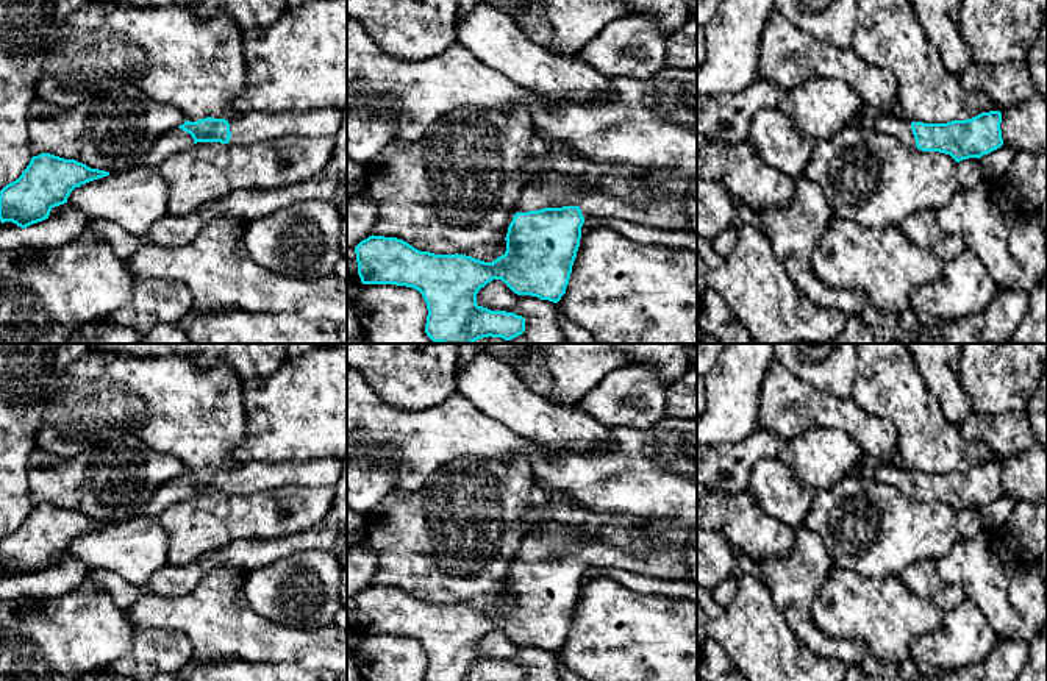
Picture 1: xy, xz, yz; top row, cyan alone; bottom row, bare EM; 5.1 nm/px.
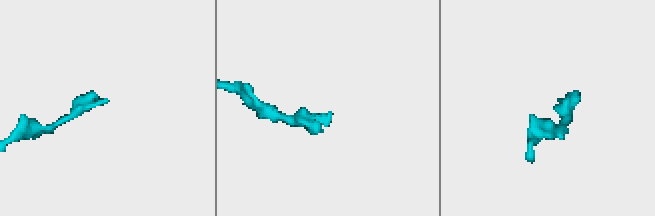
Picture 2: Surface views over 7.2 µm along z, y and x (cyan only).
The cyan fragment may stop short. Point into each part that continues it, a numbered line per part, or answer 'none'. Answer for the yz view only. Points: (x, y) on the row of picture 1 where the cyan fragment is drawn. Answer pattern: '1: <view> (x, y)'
1: yz (896, 125)

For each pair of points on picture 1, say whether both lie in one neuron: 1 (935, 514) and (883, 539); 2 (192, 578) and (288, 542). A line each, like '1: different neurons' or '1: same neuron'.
1: same neuron
2: same neuron

